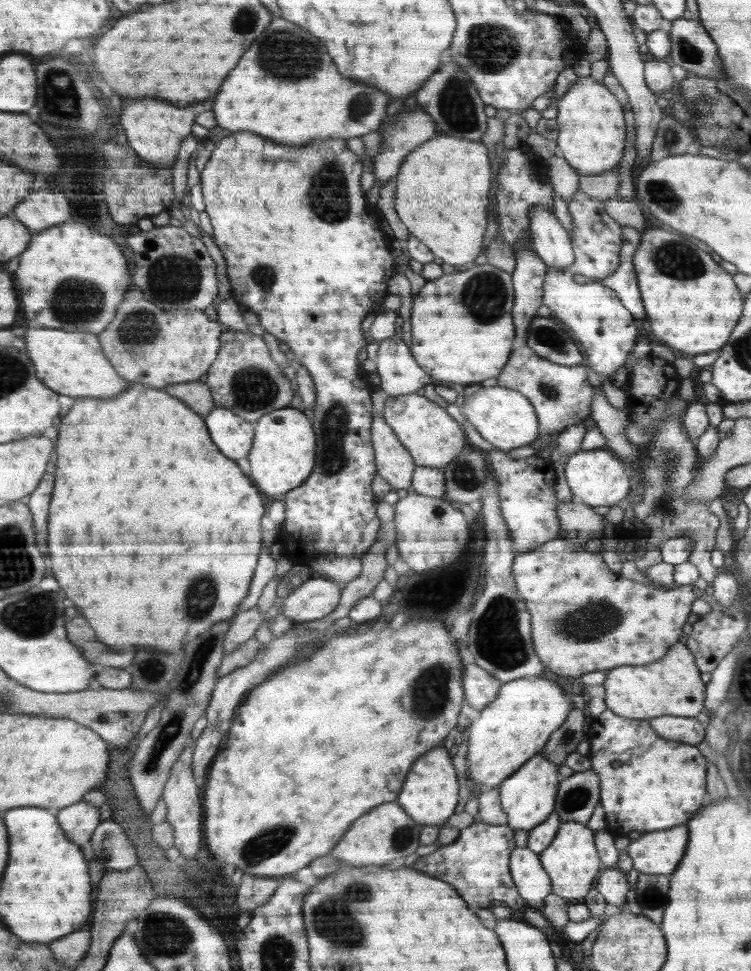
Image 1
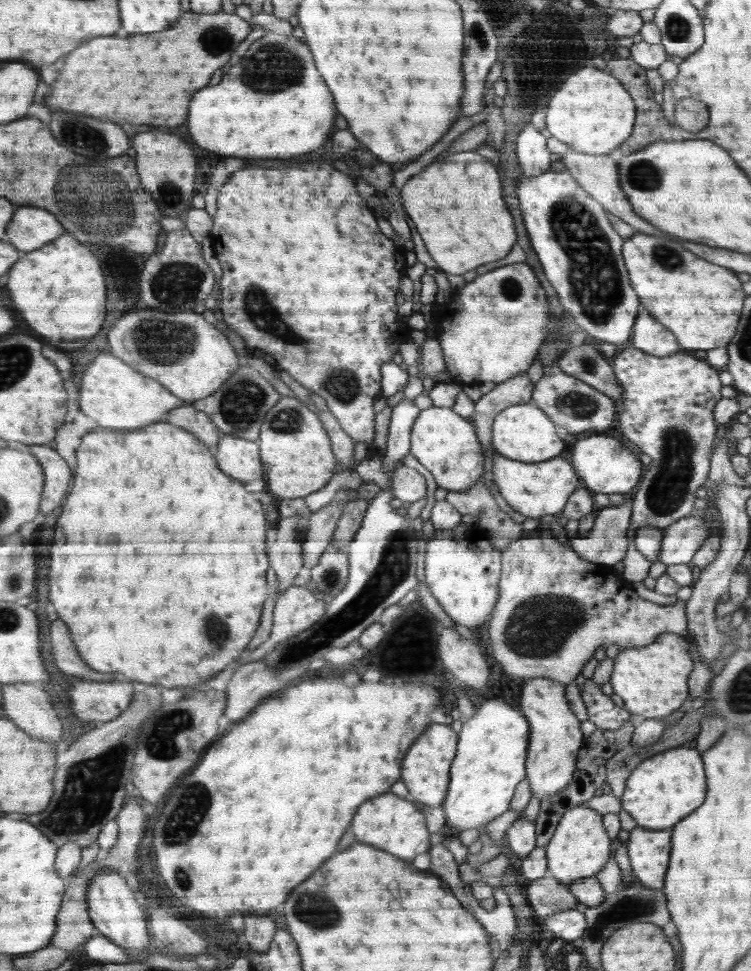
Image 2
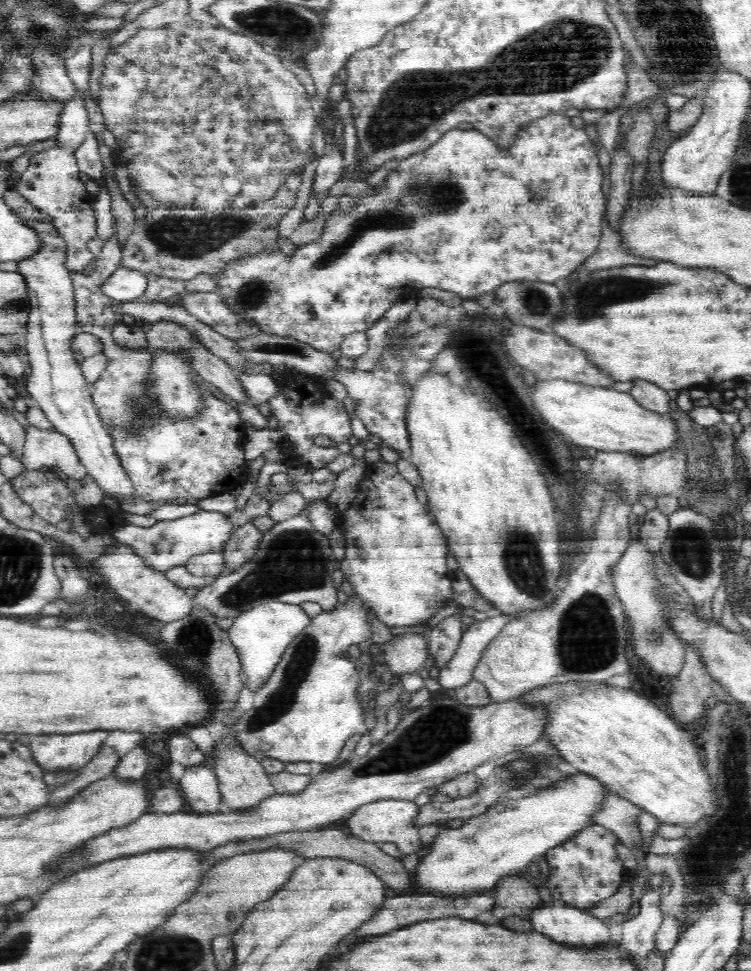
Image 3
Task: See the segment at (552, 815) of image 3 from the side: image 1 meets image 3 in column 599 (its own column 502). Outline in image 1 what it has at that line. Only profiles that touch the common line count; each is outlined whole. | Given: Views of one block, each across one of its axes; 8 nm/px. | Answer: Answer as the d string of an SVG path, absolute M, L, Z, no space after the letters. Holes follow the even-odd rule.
M538 752L528 762L508 779L502 781L497 788L500 792L500 802L504 814L508 816L508 826L516 830L532 830L538 824L544 823L554 810L554 798L558 790L558 774L556 766L546 760L544 752Z

